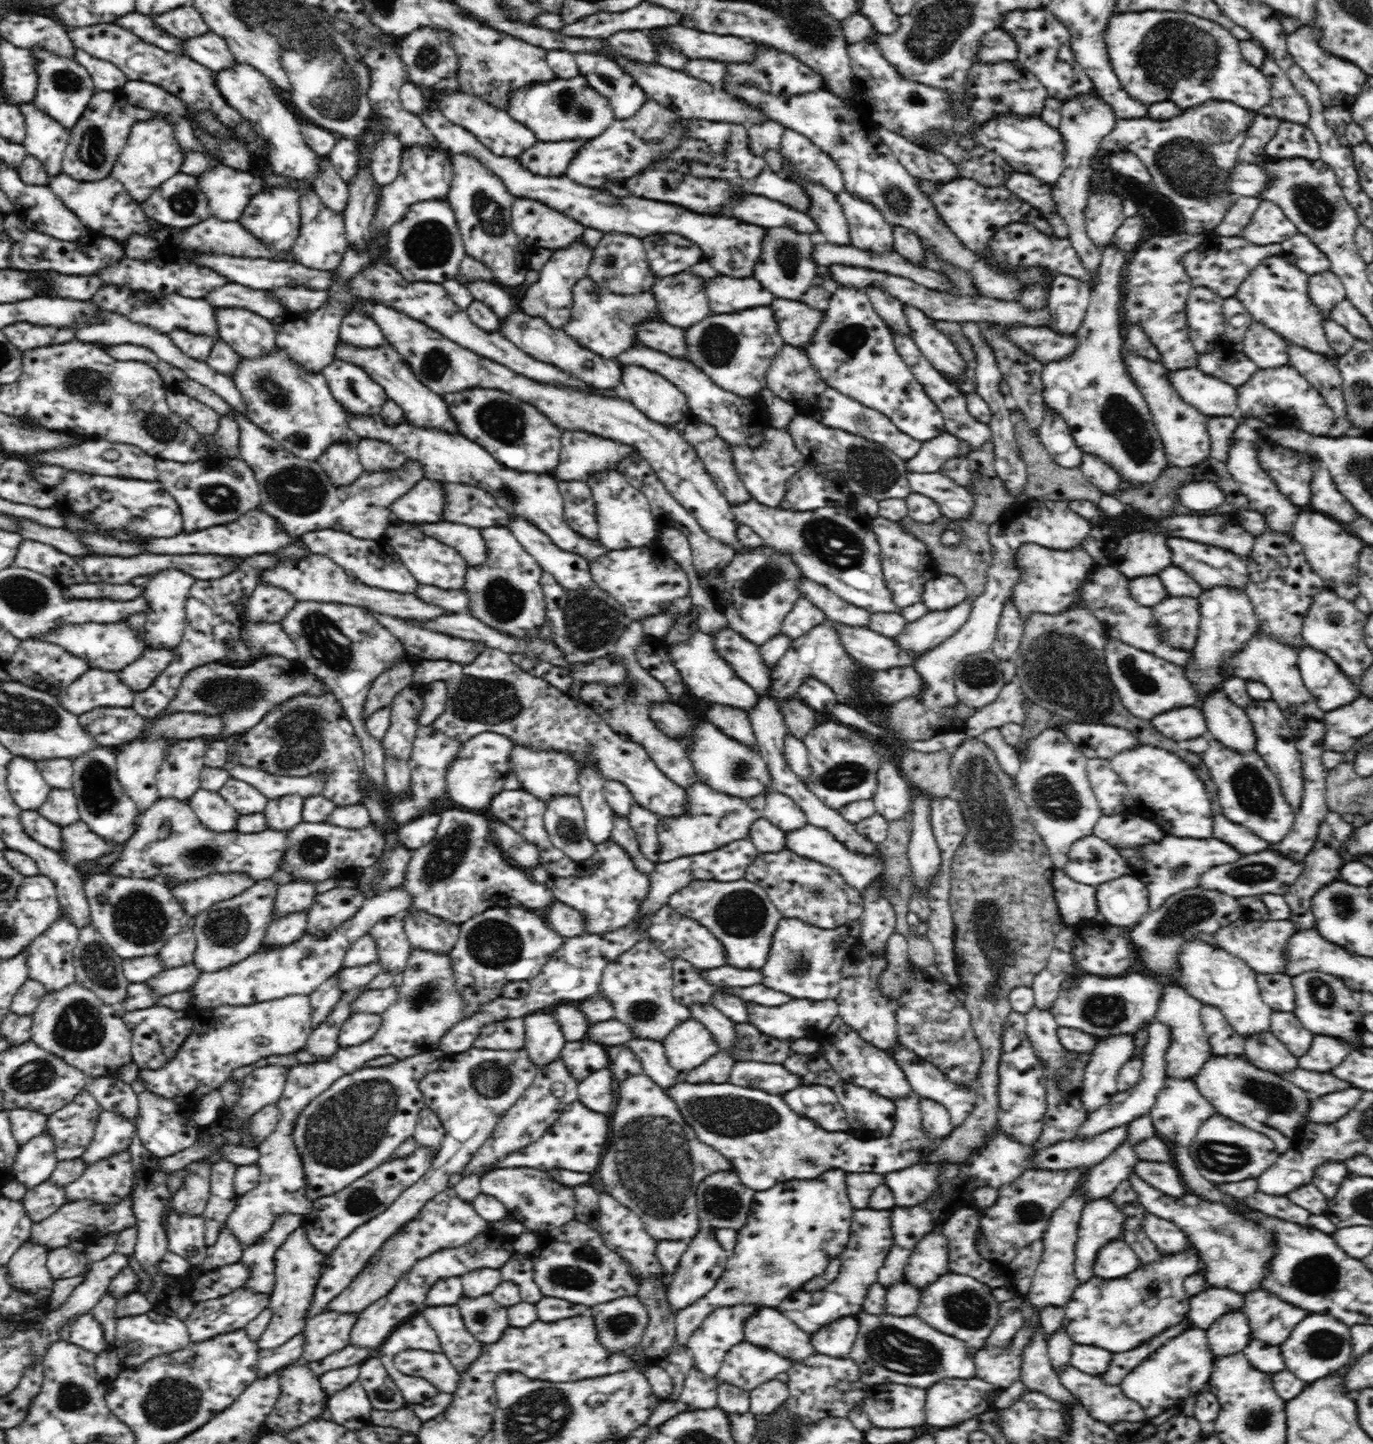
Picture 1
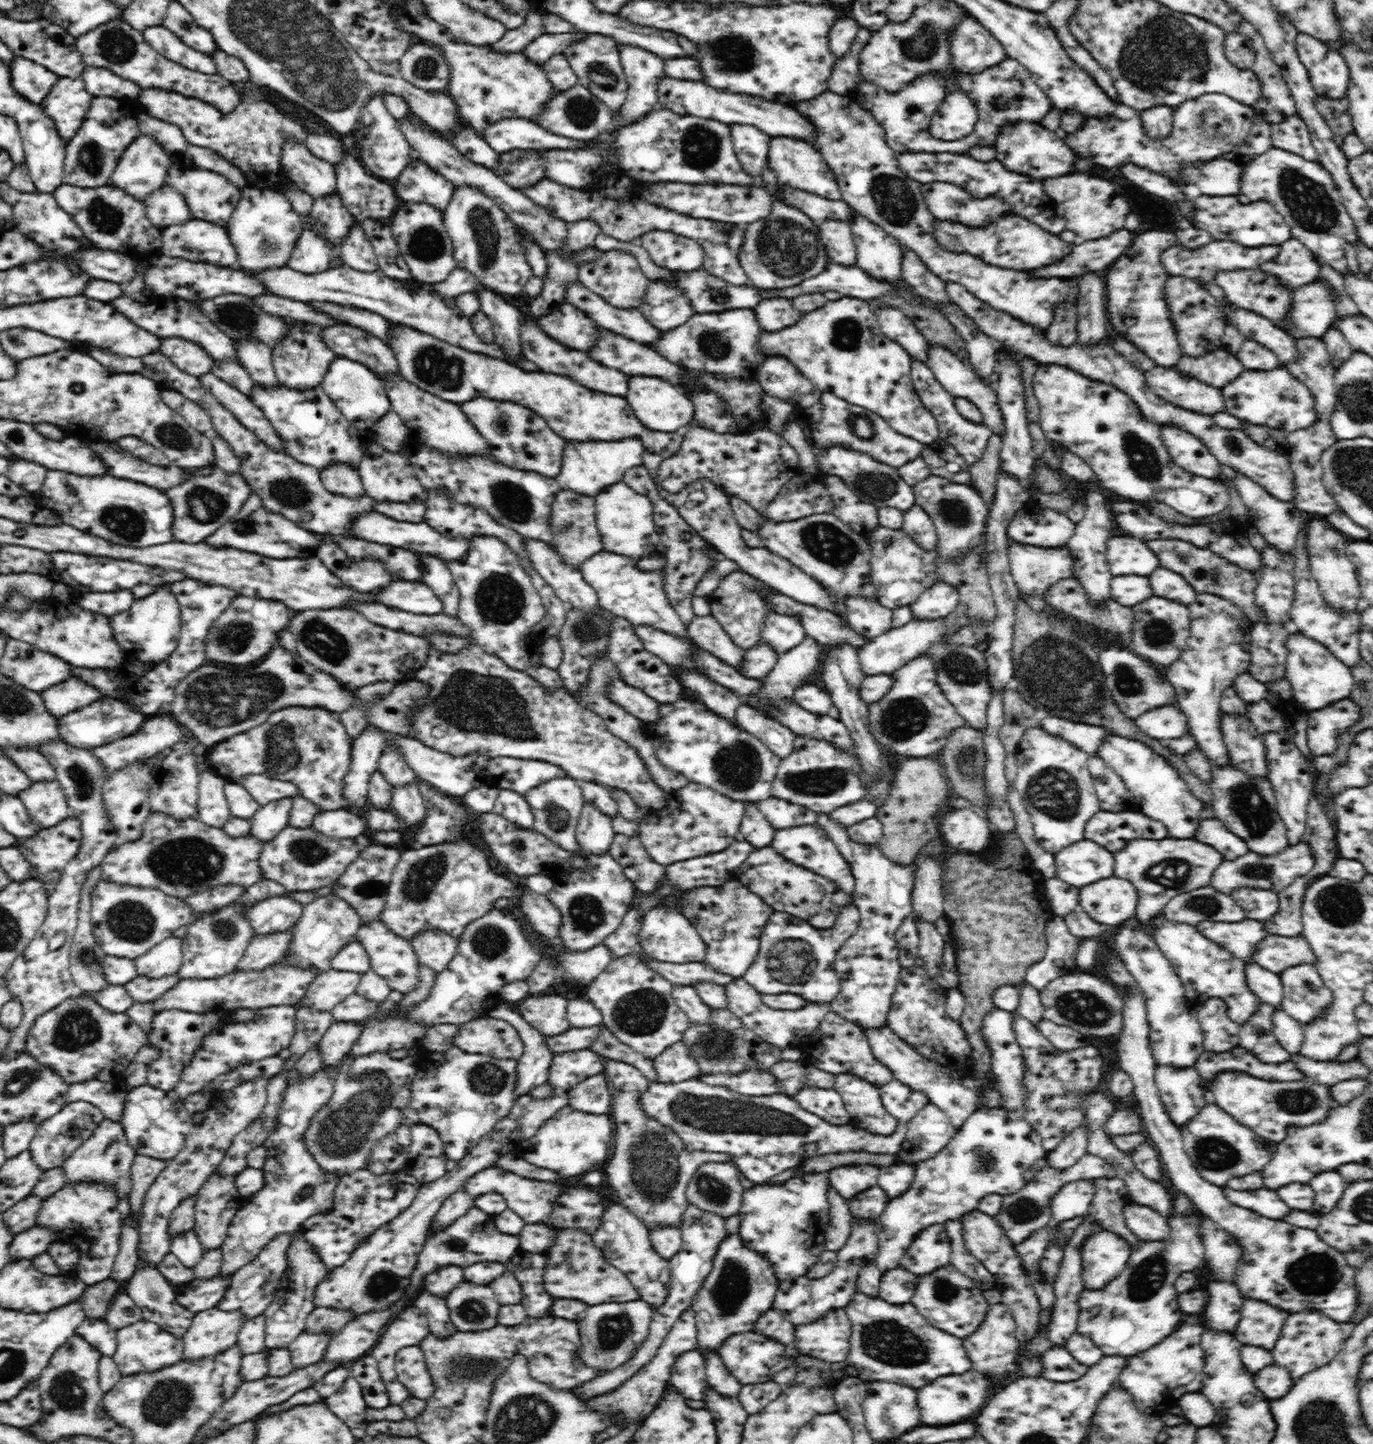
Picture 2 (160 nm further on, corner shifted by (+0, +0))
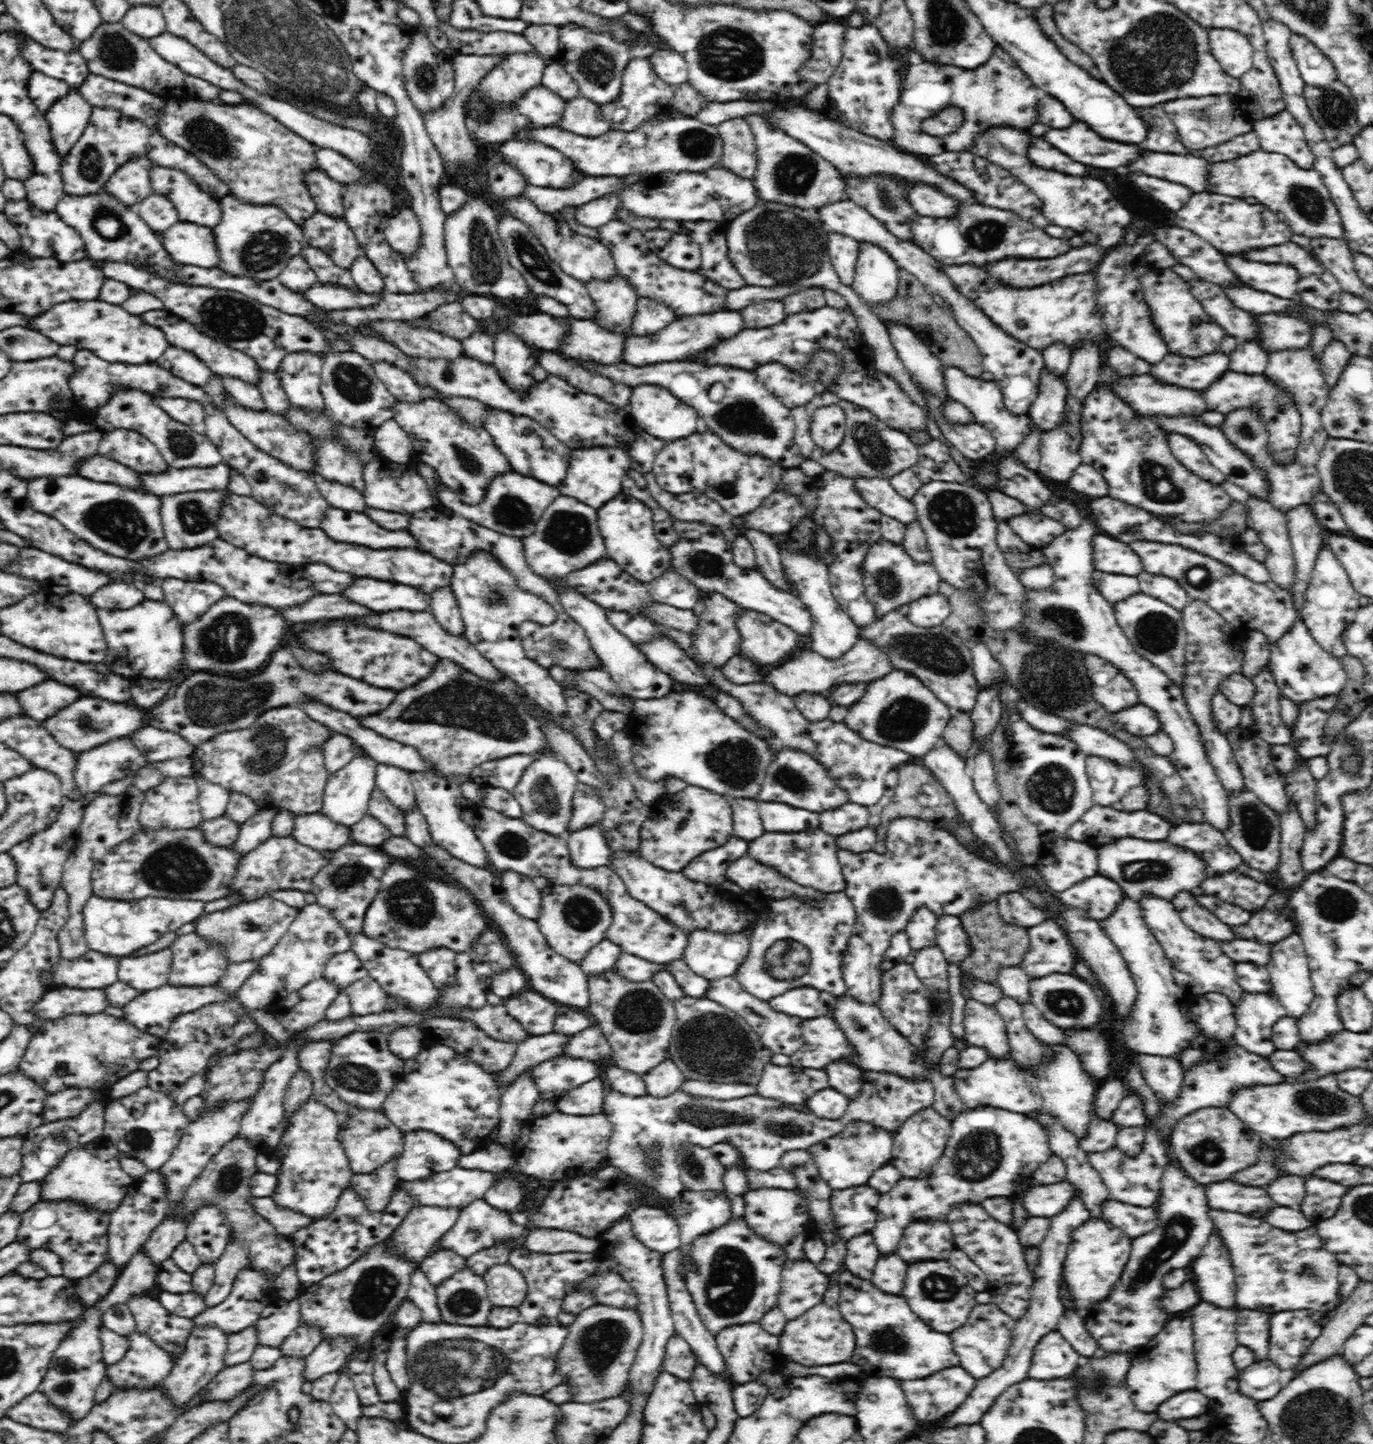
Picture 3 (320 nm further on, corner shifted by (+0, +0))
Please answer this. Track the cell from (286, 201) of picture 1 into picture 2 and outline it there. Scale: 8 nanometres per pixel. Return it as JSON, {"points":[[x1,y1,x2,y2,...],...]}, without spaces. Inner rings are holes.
{"points":[[250,186,242,189,242,198,225,225,228,237,236,249,237,262,242,270,264,272,266,268,285,266,303,232,304,218,294,213,288,199,272,190]]}

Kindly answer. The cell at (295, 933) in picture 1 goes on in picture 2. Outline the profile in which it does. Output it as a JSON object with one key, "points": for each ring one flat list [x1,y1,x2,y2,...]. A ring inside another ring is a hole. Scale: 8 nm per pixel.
{"points":[[292,929,286,932,254,936,235,970,246,972,248,970,264,970,266,966,279,962,289,947,291,931]]}

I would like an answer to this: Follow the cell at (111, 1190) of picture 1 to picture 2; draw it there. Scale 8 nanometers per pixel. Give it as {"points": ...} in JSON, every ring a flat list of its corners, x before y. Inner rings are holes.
{"points":[[73,1183,64,1186,48,1199,44,1199,42,1208,38,1211,36,1225,59,1230,58,1242,77,1247,80,1252,80,1260,78,1260,76,1270,71,1274,88,1286,101,1283,110,1278,112,1274,112,1268,116,1262,116,1256,118,1256,121,1233,120,1212,116,1209,119,1200,116,1191,104,1183]]}

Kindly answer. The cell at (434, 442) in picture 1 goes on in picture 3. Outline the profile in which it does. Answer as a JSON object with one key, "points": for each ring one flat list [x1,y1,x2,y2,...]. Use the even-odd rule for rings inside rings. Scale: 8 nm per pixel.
{"points":[[510,470,506,474,500,474,492,478,492,482,486,488,484,500,478,504,464,504,459,502,455,492,452,492,441,481,436,486,436,497,440,499,440,505,447,507,458,515,468,518,472,522,512,537,530,536,537,527,544,511,554,502,554,499,561,494,558,487,550,486,529,476,522,476,519,472]]}

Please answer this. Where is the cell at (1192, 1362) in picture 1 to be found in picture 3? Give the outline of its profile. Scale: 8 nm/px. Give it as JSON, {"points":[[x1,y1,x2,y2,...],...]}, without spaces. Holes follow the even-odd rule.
{"points":[[1191,1311,1174,1314,1162,1332,1150,1337,1146,1344,1141,1344,1133,1352,1132,1366,1126,1374,1126,1386,1130,1389,1132,1402,1142,1412,1154,1412,1158,1404,1170,1396,1184,1392,1196,1391,1197,1362,1195,1357,1194,1333]]}

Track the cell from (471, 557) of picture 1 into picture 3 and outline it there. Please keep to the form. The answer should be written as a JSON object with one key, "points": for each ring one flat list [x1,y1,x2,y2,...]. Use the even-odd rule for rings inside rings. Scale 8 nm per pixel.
{"points":[[330,507,324,511,324,514,320,528,336,542,360,544,374,550,384,548,421,548,419,544,416,544,416,539,408,534,409,530,386,530,385,528,380,528,363,512,342,512,339,508]]}

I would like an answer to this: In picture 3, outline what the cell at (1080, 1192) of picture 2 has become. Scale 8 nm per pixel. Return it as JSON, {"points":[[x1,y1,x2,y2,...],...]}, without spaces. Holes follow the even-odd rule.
{"points":[[1062,1181,1047,1186,1030,1186,1023,1194,1022,1203,1030,1217,1050,1218,1066,1208,1076,1190,1068,1181]]}

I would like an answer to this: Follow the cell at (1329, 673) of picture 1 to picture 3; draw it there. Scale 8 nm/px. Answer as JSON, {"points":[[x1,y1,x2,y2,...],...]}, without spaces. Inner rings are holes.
{"points":[[1300,618,1280,637,1270,644,1271,656,1268,670,1274,675,1281,696,1293,700,1297,705,1310,702,1313,698,1337,695,1346,686,1348,674,1340,659,1324,651,1318,645,1307,626]]}

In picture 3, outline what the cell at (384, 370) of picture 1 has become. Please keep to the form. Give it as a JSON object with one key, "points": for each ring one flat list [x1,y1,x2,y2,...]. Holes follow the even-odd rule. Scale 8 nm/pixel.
{"points":[[423,397,418,402,402,402,396,399,393,409,393,419,409,434,416,457,434,467,440,481,457,494,459,502,464,504,482,502,492,478,512,470,506,455,498,449,498,446,493,442,492,435,486,429,474,428,463,420,459,420,457,414,441,400]]}

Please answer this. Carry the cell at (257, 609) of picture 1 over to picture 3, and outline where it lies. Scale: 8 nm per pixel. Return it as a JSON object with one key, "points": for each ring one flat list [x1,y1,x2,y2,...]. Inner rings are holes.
{"points":[[225,595,210,605,196,620,182,623,183,660,192,672,244,675,261,670,284,643,290,626,278,609,262,604,246,604]]}

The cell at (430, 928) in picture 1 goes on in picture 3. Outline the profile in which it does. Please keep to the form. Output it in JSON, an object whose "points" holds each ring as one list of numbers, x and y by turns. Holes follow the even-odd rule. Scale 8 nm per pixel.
{"points":[[432,948,418,954,420,966,428,973,437,990,456,982,456,953,449,948]]}

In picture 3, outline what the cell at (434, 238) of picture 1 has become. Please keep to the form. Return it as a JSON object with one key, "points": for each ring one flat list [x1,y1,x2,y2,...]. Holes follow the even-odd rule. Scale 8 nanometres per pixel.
{"points":[[412,208,401,210,398,215,391,217,384,230,384,237,390,247,404,256,417,251,422,240,422,229]]}

